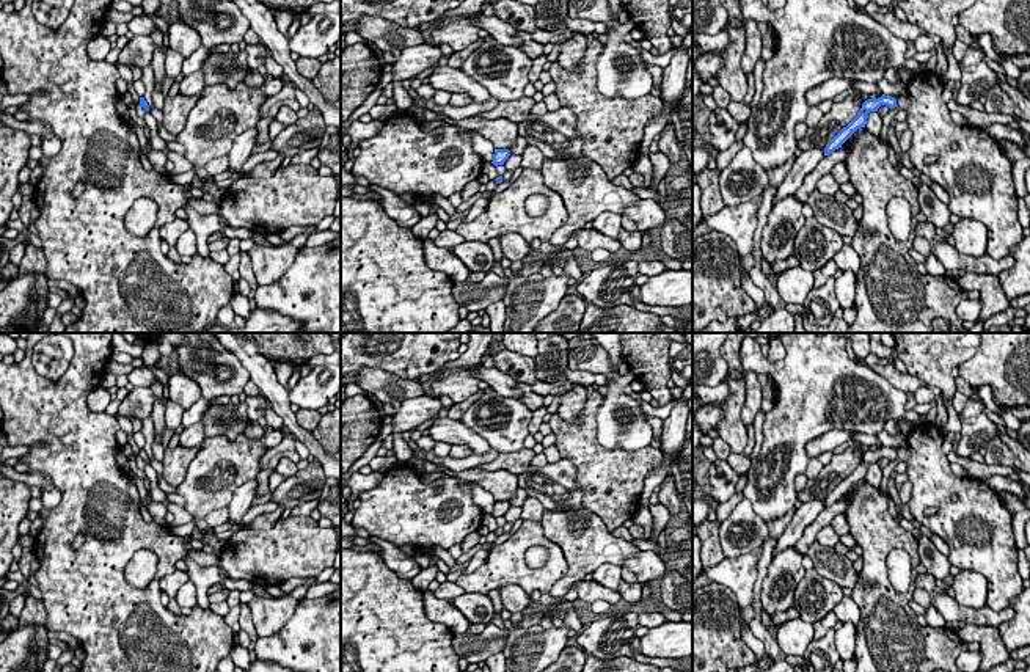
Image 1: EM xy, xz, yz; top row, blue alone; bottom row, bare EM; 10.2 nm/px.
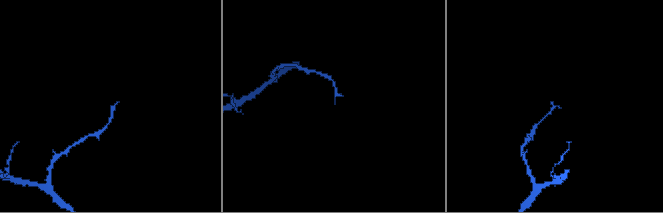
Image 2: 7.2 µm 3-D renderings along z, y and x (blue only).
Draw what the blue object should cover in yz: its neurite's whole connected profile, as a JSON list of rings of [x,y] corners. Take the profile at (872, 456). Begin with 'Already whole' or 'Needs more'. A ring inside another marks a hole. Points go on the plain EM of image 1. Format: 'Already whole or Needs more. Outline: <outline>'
Already whole. Outline: [[[882,446],[881,449],[868,451],[862,455],[857,468],[843,479],[824,499],[824,507],[829,507],[835,501],[842,499],[842,496],[860,479],[865,479],[867,469],[870,463],[878,463],[881,457],[887,457],[890,462],[897,458],[897,451],[892,447]]]

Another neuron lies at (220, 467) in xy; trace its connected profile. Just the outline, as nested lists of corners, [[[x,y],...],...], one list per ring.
[[[245,433],[234,441],[223,435],[204,438],[184,482],[177,485],[193,521],[228,507],[234,491],[261,473],[261,458],[267,451],[258,436]]]

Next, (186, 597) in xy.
[[[190,579],[185,584],[182,584],[181,589],[177,590],[176,601],[179,608],[190,608],[190,609],[198,604],[196,587]]]

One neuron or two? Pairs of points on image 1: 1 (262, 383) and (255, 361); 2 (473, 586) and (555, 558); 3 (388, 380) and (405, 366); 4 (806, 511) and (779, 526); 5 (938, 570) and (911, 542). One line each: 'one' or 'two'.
1: one
2: one
3: two
4: two
5: two

